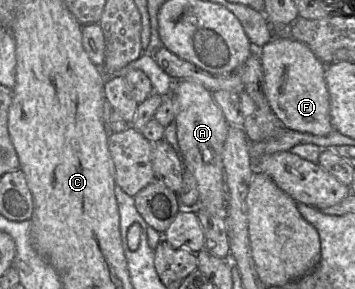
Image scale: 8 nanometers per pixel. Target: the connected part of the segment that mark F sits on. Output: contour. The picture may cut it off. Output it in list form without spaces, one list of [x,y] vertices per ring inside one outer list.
[[[272,37],[259,49],[265,94],[272,112],[291,130],[325,136],[334,129],[331,124],[329,92],[325,82],[325,64],[303,42],[293,38]]]

